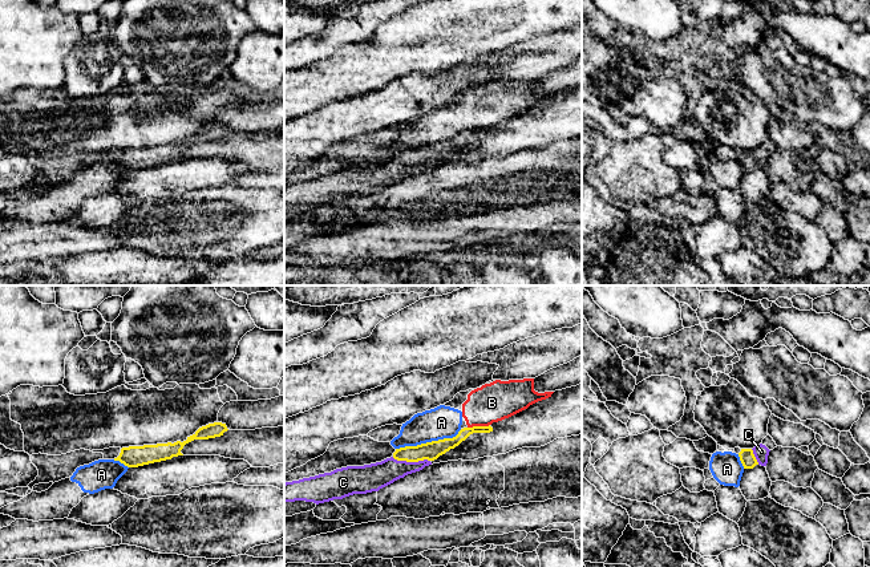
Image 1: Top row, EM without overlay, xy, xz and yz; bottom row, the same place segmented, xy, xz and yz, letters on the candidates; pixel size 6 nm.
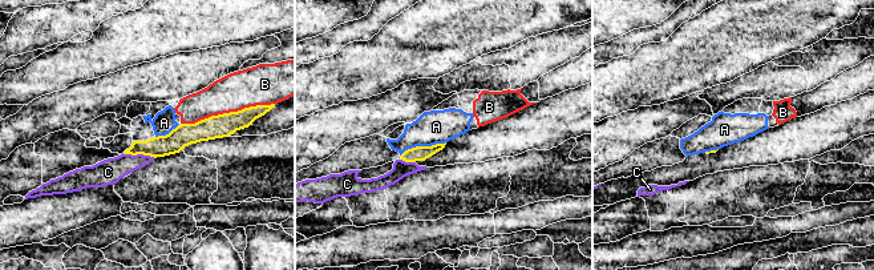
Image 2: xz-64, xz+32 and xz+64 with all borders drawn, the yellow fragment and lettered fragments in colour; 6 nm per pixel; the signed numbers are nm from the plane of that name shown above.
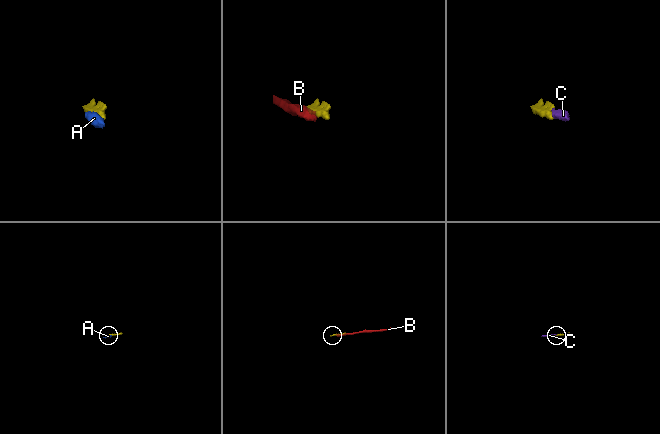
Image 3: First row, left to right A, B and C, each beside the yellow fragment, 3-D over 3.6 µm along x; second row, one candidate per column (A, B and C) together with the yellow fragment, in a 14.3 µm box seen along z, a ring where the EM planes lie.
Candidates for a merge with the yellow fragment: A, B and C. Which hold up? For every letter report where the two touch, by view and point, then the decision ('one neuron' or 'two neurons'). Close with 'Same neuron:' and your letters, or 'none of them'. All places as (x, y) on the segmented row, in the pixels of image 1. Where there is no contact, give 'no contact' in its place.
A: xz (428, 442) | two neurons
B: xz (478, 426) | two neurons
C: xz (411, 461) | one neuron
Same neuron: C

